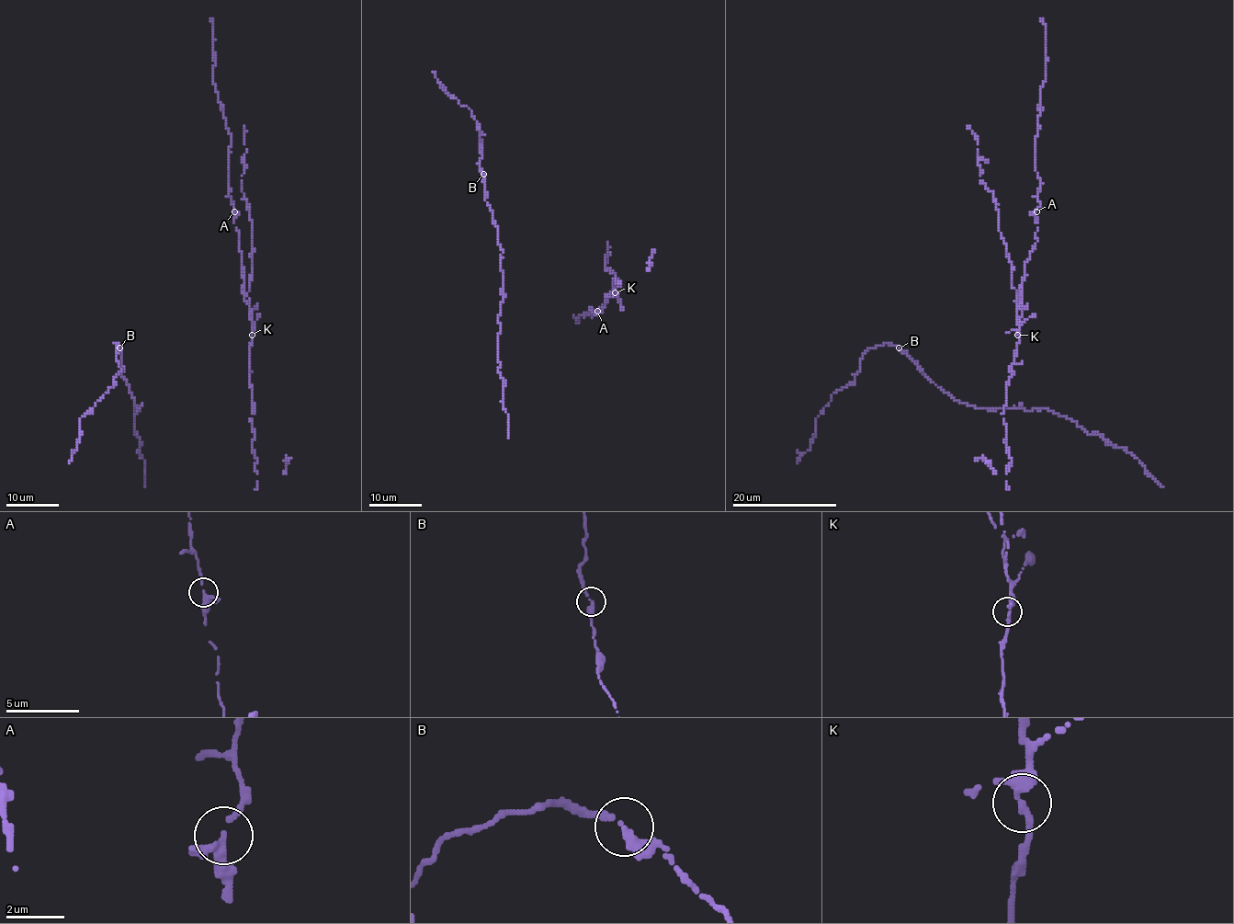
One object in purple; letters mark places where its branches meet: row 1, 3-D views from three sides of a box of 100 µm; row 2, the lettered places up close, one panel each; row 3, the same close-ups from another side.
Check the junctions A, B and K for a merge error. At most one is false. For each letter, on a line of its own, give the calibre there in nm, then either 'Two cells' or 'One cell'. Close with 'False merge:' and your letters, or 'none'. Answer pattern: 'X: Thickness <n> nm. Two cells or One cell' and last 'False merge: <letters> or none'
A: Thickness 240 nm. One cell
B: Thickness 240 nm. One cell
K: Thickness 220 nm. One cell
False merge: none

